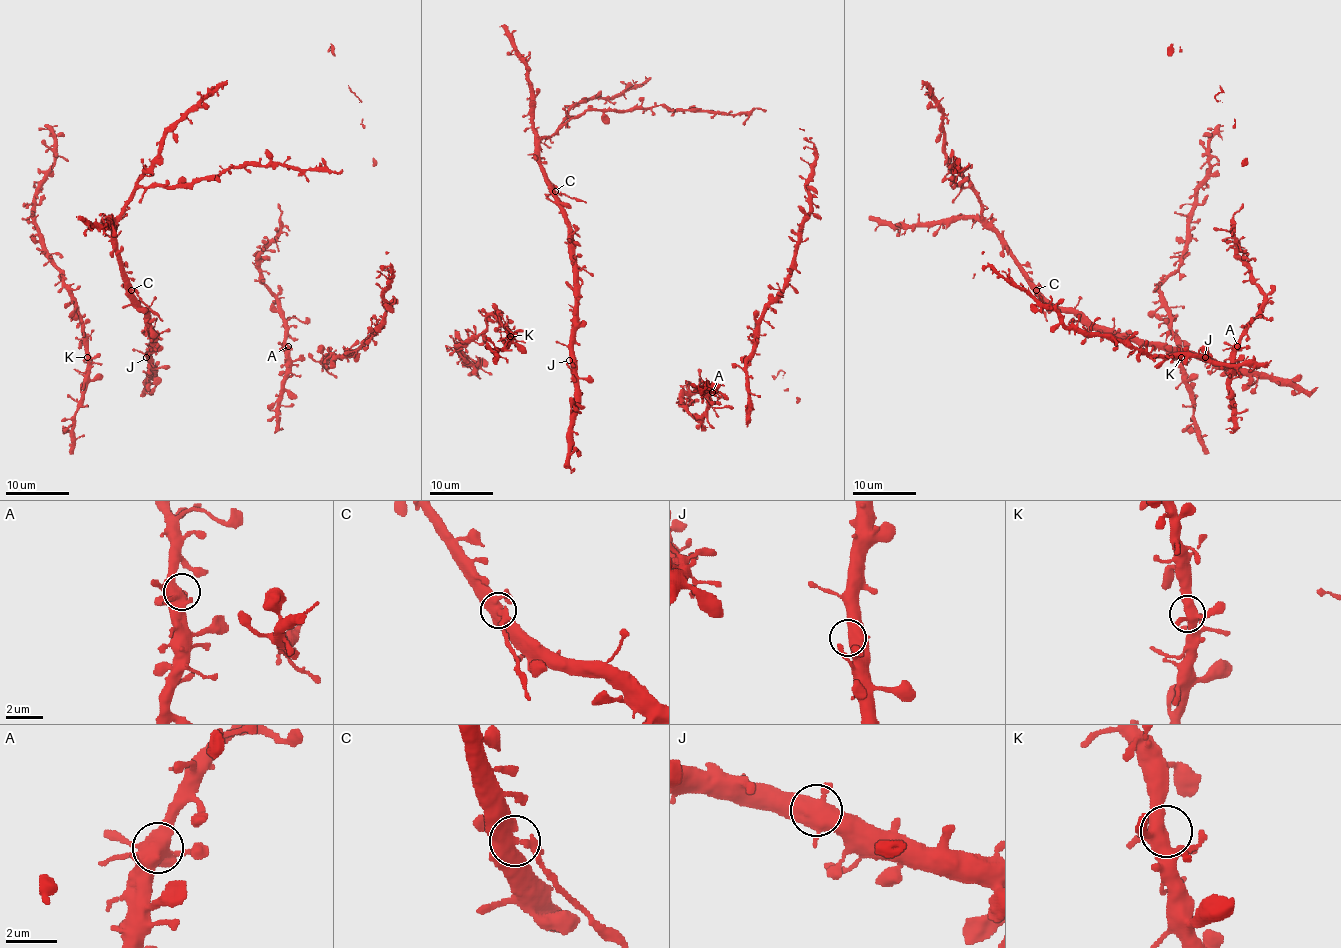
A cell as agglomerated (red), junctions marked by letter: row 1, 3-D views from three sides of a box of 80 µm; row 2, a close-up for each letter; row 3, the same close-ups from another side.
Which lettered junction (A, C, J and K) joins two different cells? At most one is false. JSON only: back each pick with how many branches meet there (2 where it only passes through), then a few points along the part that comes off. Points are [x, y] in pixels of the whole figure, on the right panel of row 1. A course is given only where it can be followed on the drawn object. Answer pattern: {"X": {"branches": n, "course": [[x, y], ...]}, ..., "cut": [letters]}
{"C": {"branches": 5, "course": [[1035, 290], [1047, 320]]}, "cut": ["C"]}

